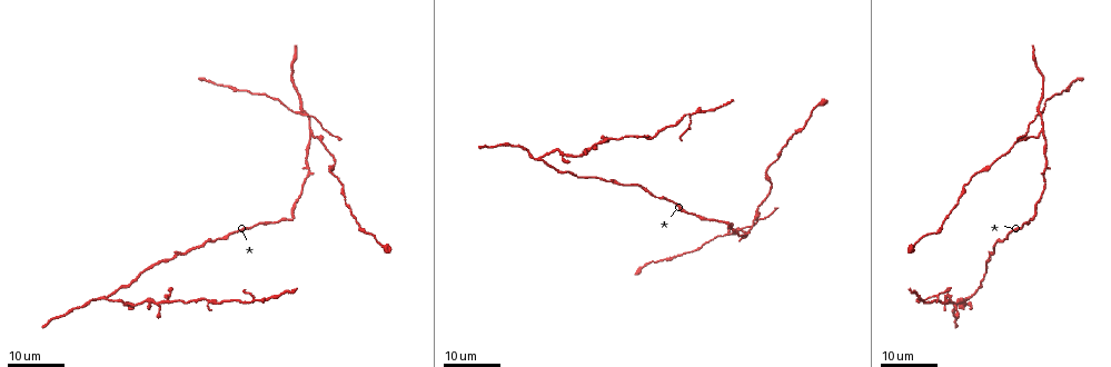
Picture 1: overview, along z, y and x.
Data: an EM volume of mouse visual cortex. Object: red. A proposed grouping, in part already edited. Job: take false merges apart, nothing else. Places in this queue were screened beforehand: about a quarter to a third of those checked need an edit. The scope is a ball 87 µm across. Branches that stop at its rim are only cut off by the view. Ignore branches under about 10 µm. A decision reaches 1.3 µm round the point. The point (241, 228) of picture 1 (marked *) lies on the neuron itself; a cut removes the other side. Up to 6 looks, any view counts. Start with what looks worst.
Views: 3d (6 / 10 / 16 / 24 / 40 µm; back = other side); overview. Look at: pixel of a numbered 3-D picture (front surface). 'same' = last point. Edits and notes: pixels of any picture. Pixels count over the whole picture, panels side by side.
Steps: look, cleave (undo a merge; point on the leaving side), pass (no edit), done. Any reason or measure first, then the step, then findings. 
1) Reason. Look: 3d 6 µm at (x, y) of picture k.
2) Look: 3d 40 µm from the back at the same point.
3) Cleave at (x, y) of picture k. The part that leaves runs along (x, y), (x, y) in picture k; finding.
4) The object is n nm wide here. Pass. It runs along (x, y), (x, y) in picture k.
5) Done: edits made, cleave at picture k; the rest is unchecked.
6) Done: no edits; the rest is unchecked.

Branch point. Look: 3d 24 µm at (313, 133) of picture 1.

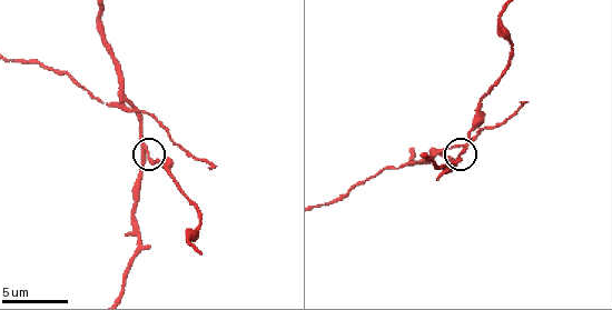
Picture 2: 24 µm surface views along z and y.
Closer look. Look: 3d 6 µm at (456, 156) of picture 2.

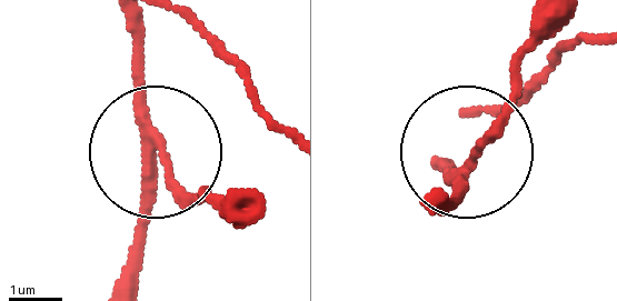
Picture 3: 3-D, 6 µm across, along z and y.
3 arms meet here. Cleave at (181, 208) of picture 3. The part that leaves runs along (158, 143), (171, 178), (225, 218) in picture 3; two neurons meet here.

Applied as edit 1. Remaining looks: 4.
Branch point. Look: 3d 24 µm at (101, 299) of picture 1.

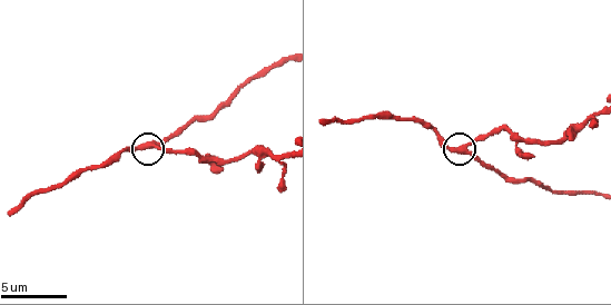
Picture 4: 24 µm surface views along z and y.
Closer look. Look: 3d 6 µm at (465, 148) of picture 4.

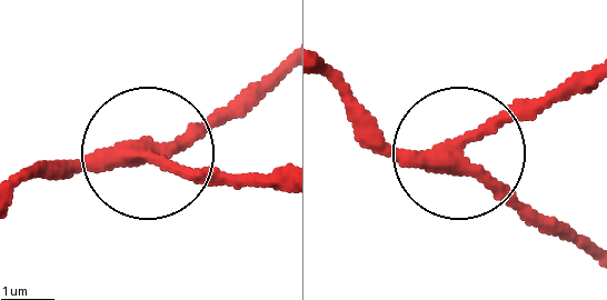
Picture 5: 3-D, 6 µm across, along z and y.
Look: 3d 6 µm from the back at (136, 154) of picture 5.

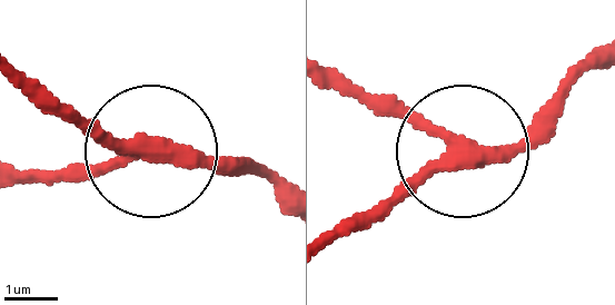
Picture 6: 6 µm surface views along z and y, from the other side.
The object is 280 nm wide here. Cleave at (83, 166) of picture 6. The part that leaves runs along (142, 149), (67, 176), (13, 176) in picture 6; a second neuron is stuck on.

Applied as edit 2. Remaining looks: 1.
Arms part here. Look: 3d 10 µm at (121, 99) of picture 2.

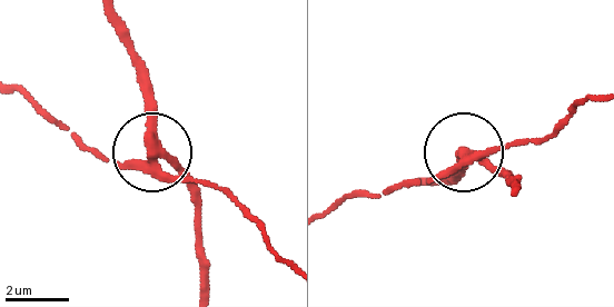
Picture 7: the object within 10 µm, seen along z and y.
The side arm is 14 µm long. Cleave at (196, 180) of picture 7. The part that leaves runs along (151, 162), (98, 158), (19, 93) in picture 7; two neurons meet here.

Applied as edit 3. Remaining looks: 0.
Done: edits made, cleave at picture 3, cleave at picture 6, cleave at picture 7; the rest is unchecked.

